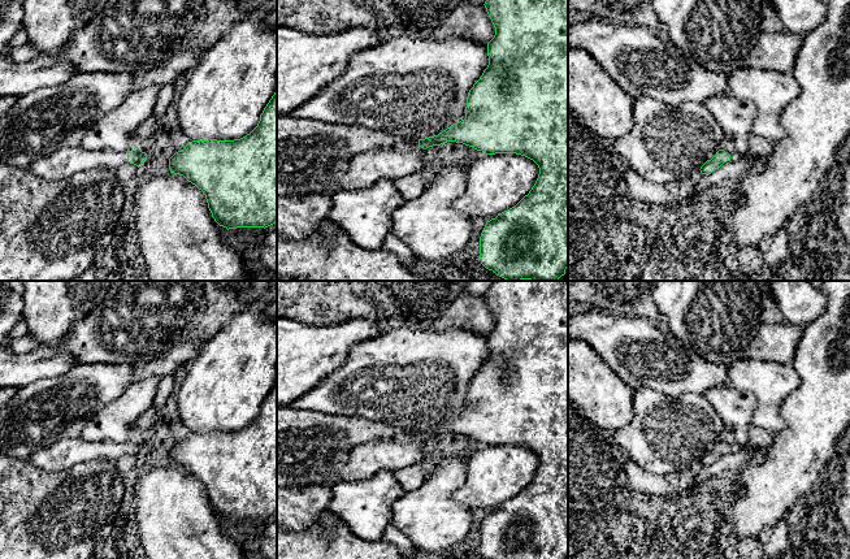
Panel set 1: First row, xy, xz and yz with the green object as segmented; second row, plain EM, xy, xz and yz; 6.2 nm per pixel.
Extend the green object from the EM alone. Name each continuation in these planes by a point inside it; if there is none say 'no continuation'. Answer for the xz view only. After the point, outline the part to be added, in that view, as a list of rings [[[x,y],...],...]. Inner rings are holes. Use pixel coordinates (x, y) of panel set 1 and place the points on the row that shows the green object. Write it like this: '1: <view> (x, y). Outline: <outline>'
1: xz (356, 139). Outline: [[[289,114],[277,116],[277,140],[315,135],[326,140],[342,140],[354,155],[385,147],[404,150],[408,146],[419,146],[417,139],[393,136],[363,126],[325,124],[308,118],[294,118]]]

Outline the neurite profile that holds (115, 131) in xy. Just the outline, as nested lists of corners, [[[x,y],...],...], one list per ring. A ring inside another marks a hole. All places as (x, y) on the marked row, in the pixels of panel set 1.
[[[161,86],[134,90],[117,108],[97,120],[77,146],[86,151],[127,152],[136,147],[133,135],[152,114]]]

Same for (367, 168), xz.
[[[408,146],[404,150],[385,147],[361,152],[351,157],[348,169],[329,187],[324,195],[333,196],[339,191],[357,191],[381,179],[398,179],[425,166],[425,150]]]

